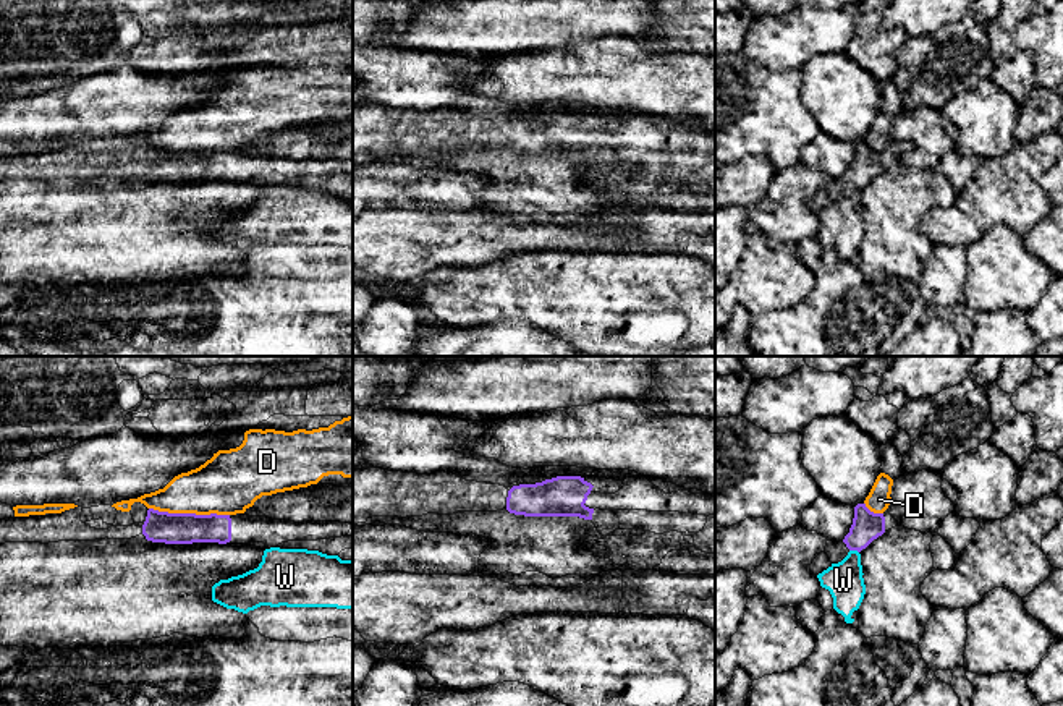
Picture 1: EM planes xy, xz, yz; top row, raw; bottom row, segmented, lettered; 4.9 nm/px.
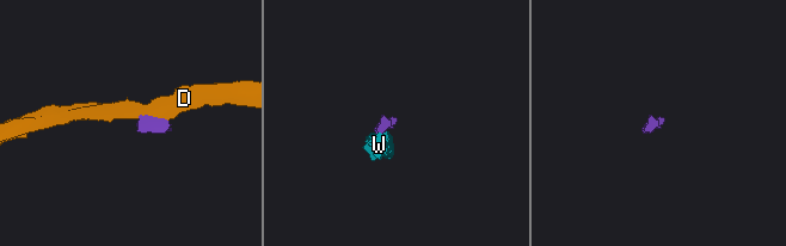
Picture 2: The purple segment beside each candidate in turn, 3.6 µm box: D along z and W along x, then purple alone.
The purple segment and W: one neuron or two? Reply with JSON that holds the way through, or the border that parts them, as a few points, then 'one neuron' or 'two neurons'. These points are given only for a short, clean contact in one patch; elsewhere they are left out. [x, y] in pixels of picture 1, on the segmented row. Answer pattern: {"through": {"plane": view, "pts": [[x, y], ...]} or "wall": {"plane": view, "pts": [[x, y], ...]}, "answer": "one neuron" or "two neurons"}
{"wall": {"plane": "yz", "pts": [[850, 549], [858, 552]]}, "answer": "two neurons"}

